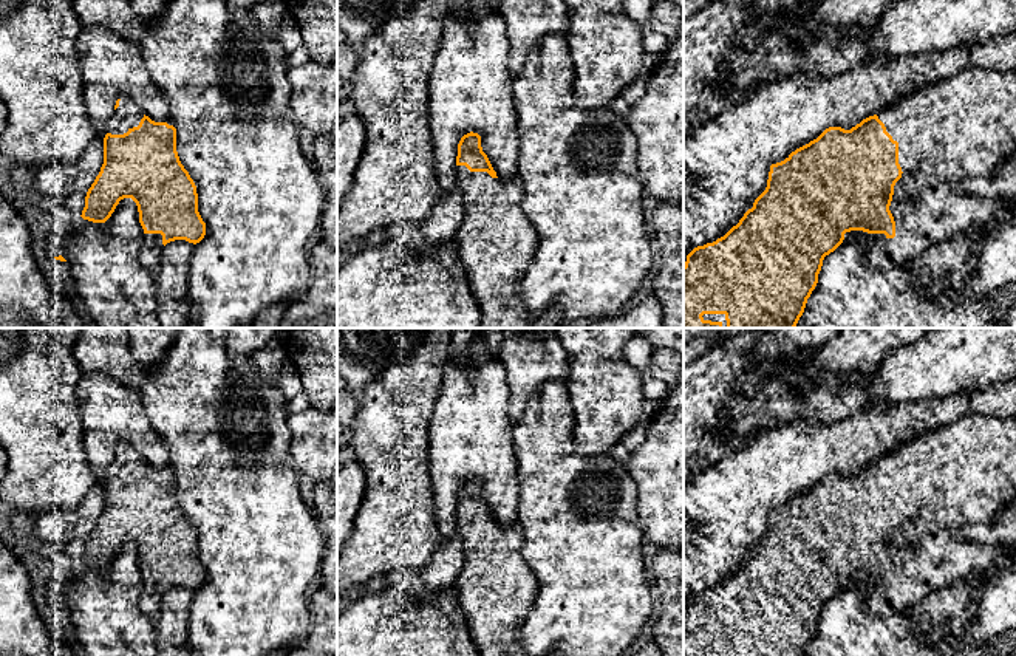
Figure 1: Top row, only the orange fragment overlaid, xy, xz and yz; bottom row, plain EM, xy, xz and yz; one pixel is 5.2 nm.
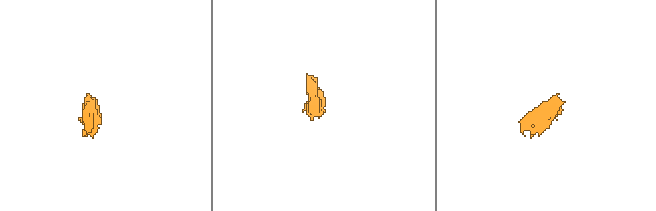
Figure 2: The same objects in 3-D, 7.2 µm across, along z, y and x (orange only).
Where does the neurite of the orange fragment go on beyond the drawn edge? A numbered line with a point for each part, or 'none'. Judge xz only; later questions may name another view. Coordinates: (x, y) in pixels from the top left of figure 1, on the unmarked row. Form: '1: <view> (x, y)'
1: xz (495, 587)

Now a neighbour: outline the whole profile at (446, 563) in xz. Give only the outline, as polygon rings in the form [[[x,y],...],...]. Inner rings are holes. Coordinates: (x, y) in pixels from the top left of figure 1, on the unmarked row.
[[[461,535],[441,540],[425,569],[427,588],[439,589],[455,583],[464,565],[464,549]]]

